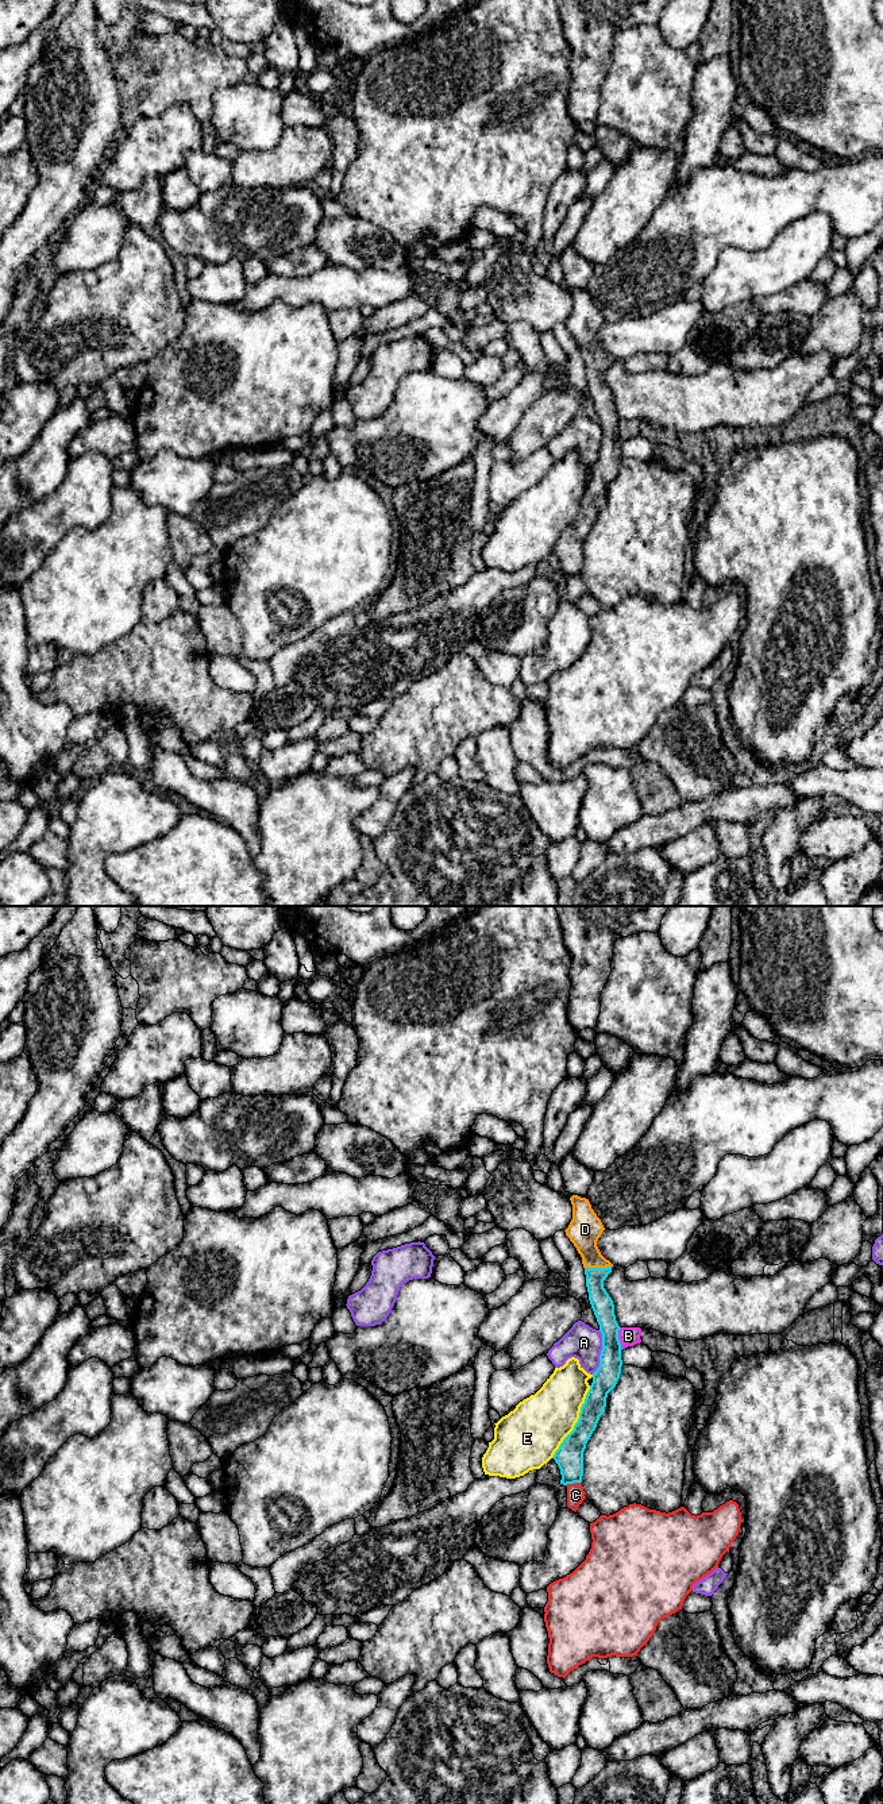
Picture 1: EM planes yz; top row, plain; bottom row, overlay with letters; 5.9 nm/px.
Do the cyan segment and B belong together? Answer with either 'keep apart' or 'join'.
keep apart

